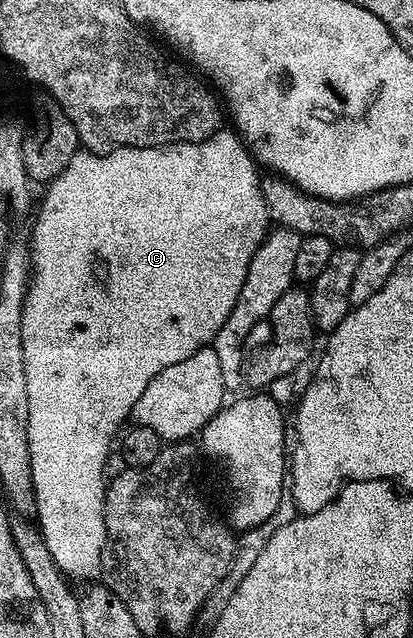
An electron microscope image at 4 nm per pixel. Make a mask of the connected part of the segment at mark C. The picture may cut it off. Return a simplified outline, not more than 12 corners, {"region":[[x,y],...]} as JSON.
{"region":[[239,135],[78,150],[22,310],[34,520],[100,570],[104,467],[270,231]]}

